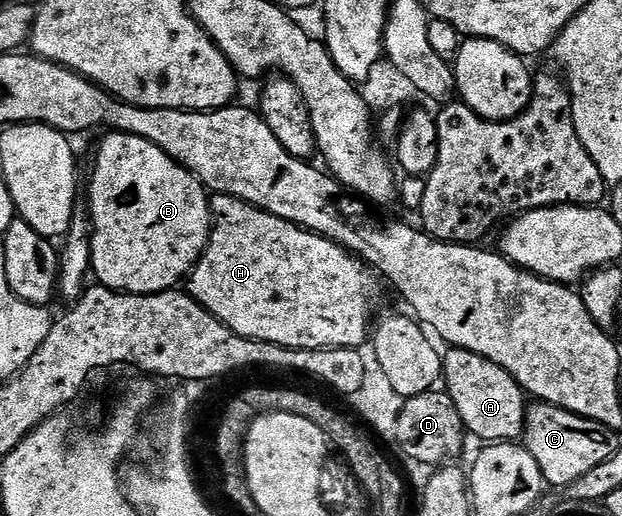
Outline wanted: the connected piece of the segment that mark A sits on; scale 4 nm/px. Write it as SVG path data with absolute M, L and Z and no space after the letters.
M450 348L443 357L443 389L455 399L466 430L481 443L513 443L525 432L527 394L503 367L466 349Z

